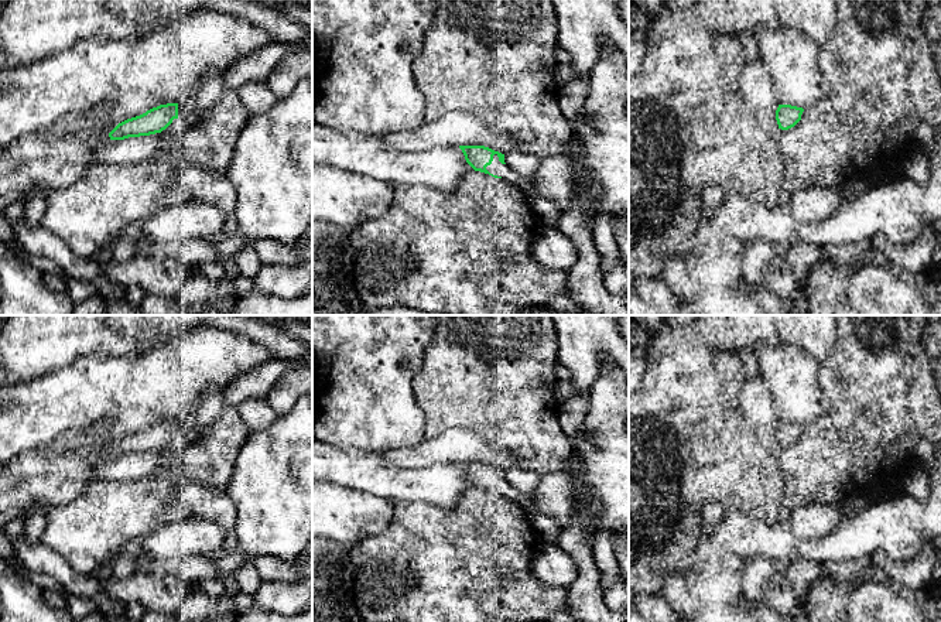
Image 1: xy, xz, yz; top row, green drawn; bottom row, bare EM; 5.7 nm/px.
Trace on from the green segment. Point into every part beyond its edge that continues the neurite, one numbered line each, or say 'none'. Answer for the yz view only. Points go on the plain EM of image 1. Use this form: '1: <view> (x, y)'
none

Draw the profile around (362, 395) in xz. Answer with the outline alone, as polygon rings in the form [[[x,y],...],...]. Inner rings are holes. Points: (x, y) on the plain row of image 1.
[[[312,315],[312,351],[315,352],[312,370],[312,409],[315,410],[312,438],[336,448],[362,448],[381,452],[424,442],[427,418],[414,399],[411,382],[424,365],[427,346],[432,342],[435,331],[437,315]]]

